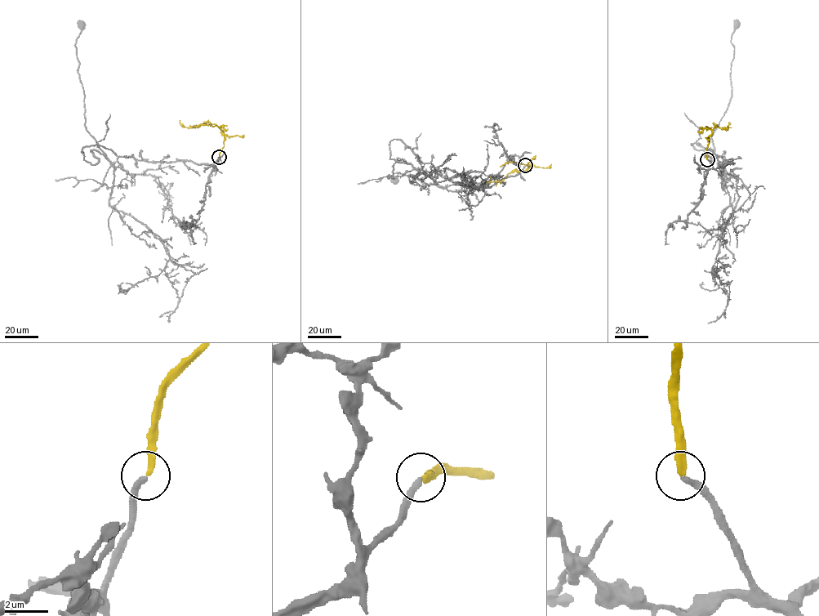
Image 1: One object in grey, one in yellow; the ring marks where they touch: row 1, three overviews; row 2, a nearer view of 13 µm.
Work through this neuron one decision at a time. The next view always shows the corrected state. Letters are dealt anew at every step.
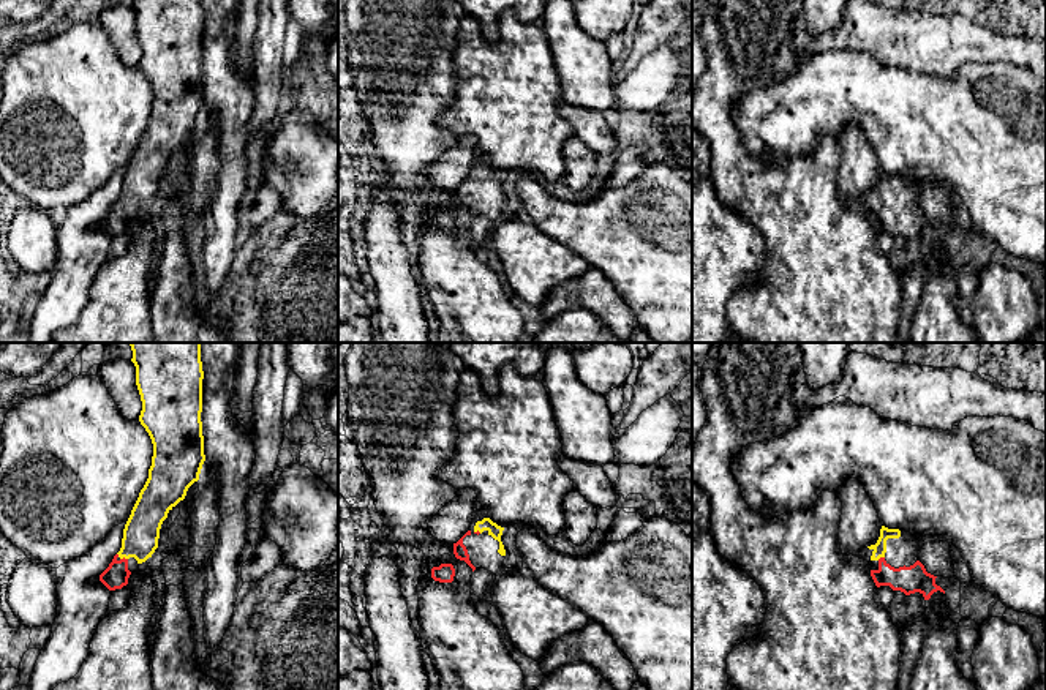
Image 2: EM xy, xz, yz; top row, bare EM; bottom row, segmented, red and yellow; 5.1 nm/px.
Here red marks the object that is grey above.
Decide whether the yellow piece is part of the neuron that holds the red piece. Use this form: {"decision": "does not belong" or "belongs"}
{"decision": "belongs"}

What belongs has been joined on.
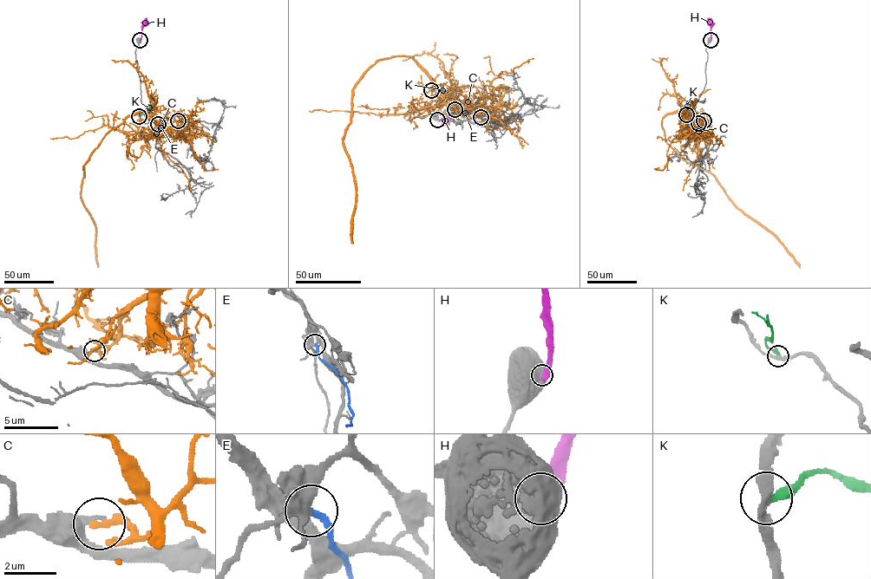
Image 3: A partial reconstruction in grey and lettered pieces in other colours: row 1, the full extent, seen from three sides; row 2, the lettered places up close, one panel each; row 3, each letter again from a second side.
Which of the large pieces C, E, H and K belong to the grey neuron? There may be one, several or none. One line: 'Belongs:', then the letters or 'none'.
Belongs: none

